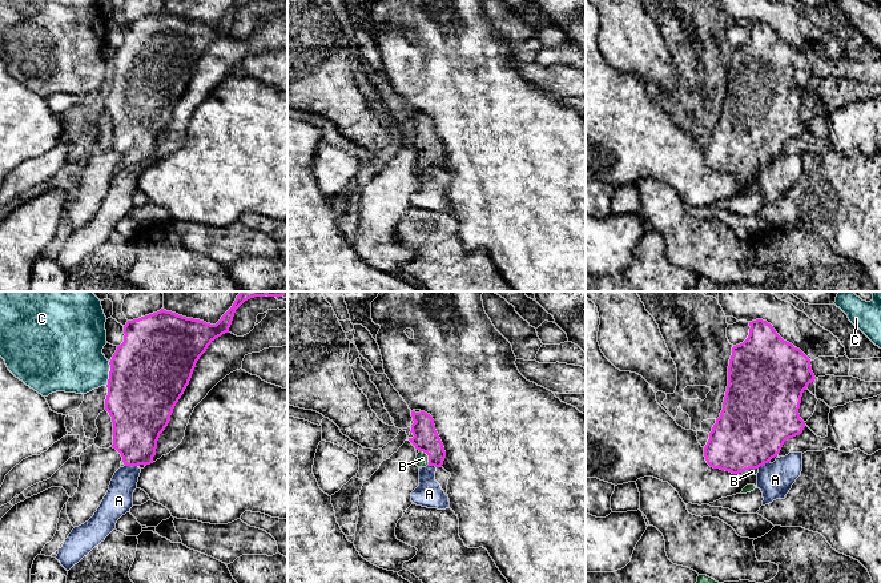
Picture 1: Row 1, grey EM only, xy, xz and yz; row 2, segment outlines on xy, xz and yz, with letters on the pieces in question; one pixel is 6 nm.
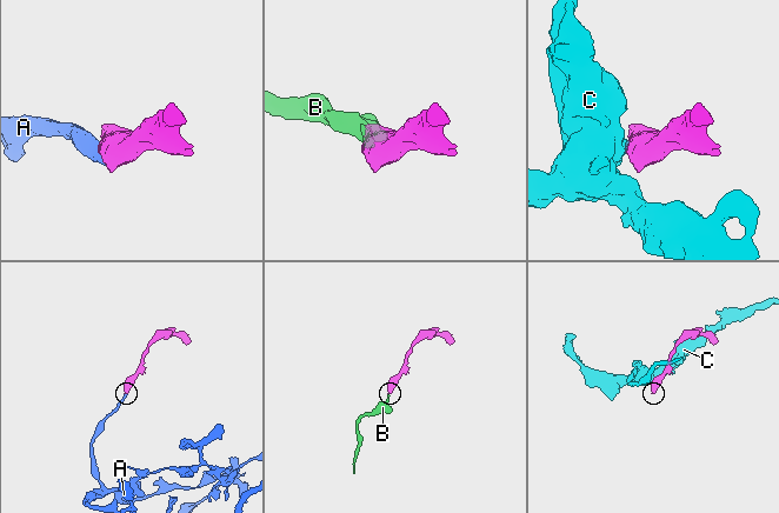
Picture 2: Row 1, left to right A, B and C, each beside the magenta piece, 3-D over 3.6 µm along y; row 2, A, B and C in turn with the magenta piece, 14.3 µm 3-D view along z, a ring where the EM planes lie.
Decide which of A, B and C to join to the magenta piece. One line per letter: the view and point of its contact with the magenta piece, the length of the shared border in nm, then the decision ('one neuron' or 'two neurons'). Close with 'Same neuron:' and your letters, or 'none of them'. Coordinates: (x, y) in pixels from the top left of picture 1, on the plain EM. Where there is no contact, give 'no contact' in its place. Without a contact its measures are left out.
A: meets magenta in xy at (132, 167); contact 80 nm long; two neurons
B: meets magenta in yz at (747, 171); contact 130 nm long; one neuron
C: meets magenta in xy at (109, 76); contact 150 nm long; two neurons
Same neuron: B

